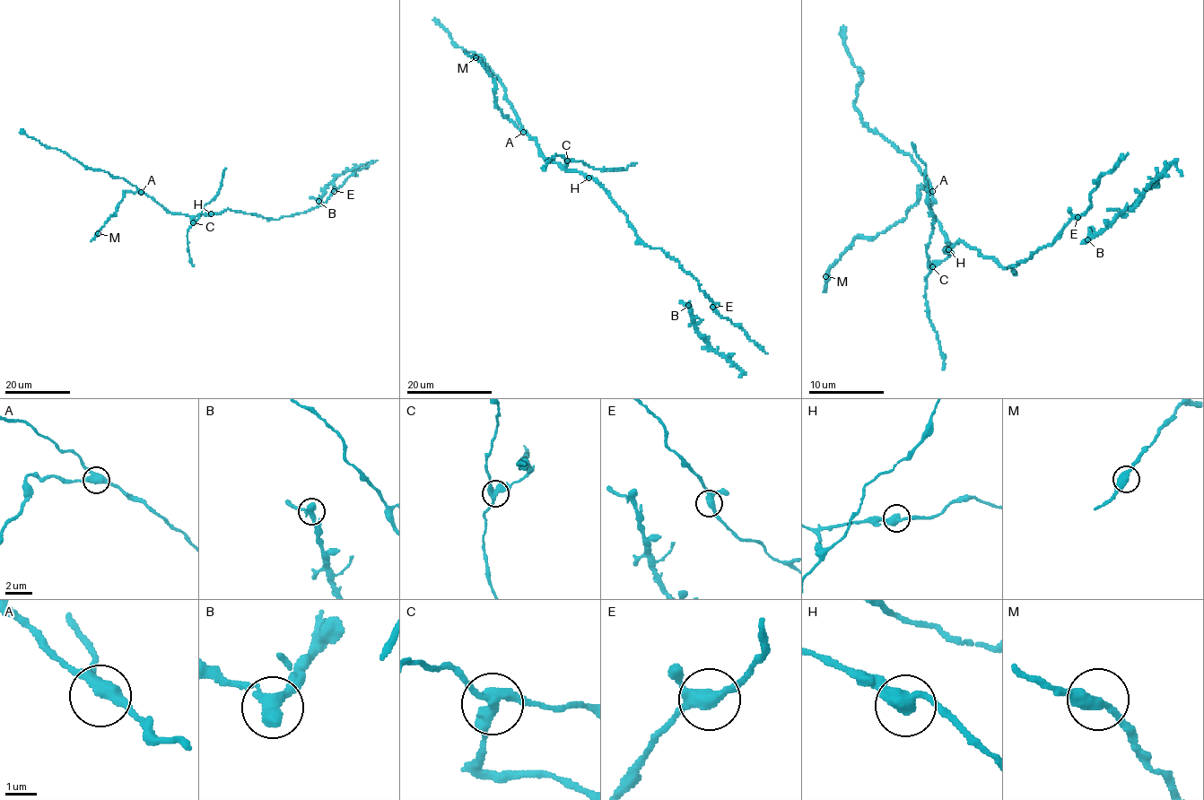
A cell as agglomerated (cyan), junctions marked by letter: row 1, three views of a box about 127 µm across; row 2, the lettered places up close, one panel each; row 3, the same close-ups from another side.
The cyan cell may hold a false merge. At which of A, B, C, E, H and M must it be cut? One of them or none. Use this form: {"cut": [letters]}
{"cut": ["C"]}

